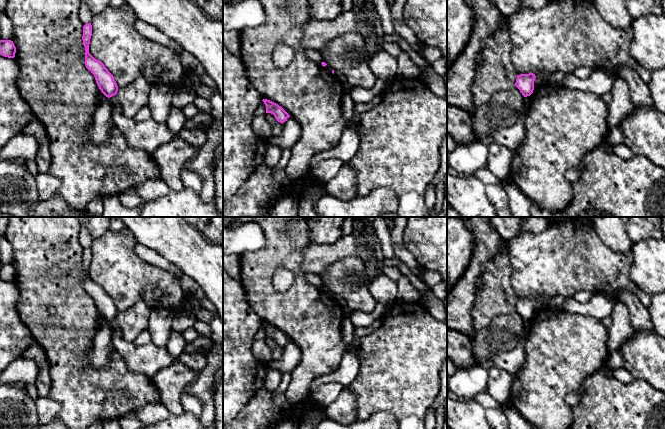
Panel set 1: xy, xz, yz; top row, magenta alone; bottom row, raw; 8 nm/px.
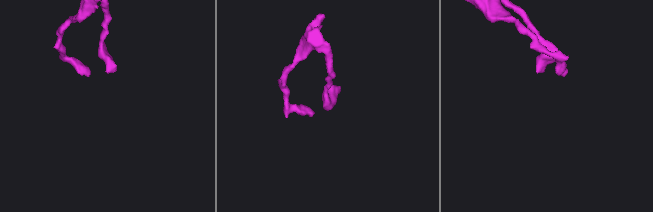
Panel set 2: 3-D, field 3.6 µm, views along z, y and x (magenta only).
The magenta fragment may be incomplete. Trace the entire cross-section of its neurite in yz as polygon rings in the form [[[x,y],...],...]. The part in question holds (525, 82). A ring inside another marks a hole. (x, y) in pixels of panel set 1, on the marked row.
[[[533,73],[517,75],[515,86],[524,97],[530,96],[533,93],[535,78],[536,76]]]

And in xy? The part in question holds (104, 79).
[[[91,23],[83,26],[83,44],[85,47],[85,66],[94,75],[96,83],[101,92],[108,98],[114,96],[118,92],[117,83],[113,75],[108,71],[105,65],[95,59],[89,53],[89,44],[92,36],[92,25]]]

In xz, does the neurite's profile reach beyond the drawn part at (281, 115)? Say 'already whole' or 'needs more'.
already whole

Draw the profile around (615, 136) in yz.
[[[619,126],[609,129],[607,142],[611,145],[625,144],[625,136]]]

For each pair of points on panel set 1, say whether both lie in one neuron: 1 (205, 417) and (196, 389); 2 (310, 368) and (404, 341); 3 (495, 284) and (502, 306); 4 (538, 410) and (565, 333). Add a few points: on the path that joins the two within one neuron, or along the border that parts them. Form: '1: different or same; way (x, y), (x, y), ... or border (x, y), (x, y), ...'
1: same; way (207, 410), (207, 400), (203, 396)
2: different; border (357, 347), (359, 356)
3: same; way (496, 289), (496, 296), (501, 301)
4: same; way (540, 391), (551, 371), (551, 366), (561, 352)

